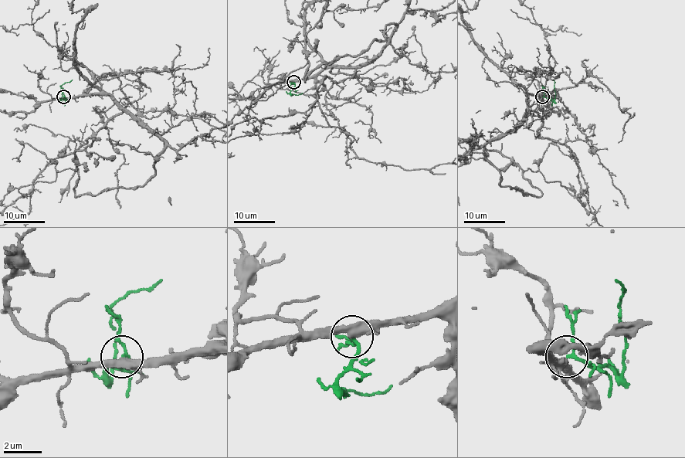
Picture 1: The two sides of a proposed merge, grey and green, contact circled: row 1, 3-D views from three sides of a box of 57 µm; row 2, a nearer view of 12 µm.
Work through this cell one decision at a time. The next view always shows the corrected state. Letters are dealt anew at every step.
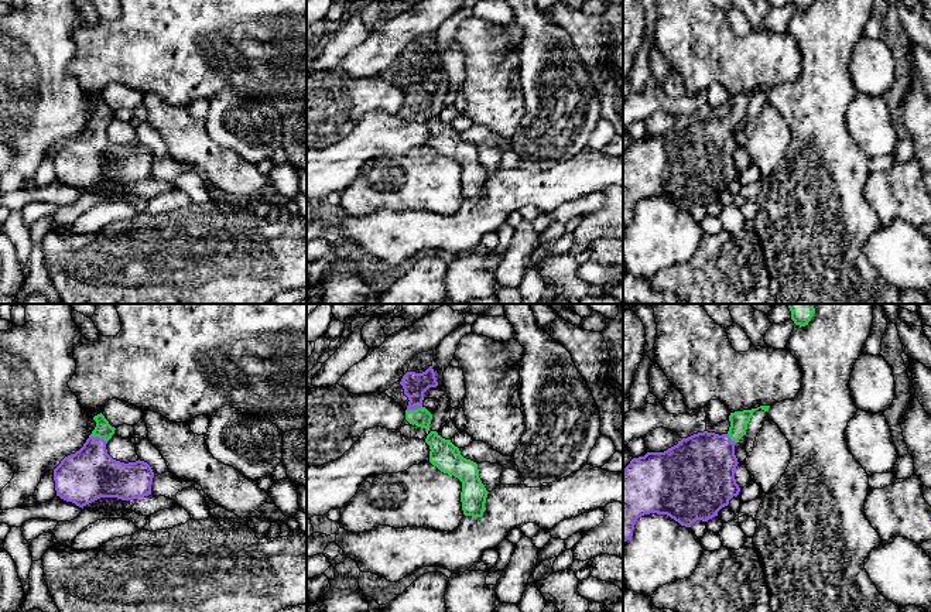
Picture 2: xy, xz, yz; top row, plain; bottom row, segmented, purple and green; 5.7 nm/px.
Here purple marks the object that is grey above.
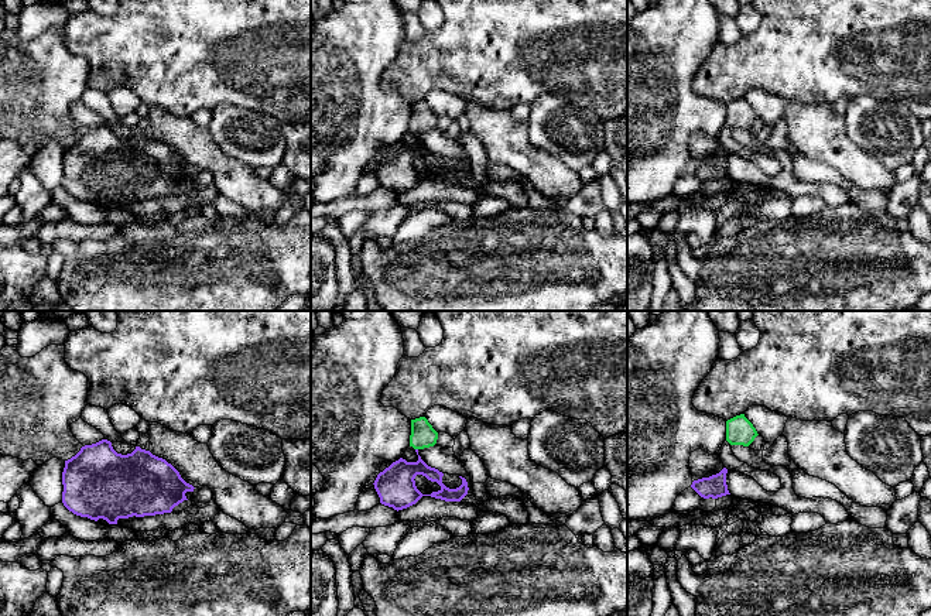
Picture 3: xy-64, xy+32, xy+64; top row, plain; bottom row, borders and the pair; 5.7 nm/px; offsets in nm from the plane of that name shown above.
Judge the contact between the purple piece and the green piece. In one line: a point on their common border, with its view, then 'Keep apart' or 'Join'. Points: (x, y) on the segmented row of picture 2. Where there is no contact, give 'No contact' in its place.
Touches purple at xy (98, 437). Join

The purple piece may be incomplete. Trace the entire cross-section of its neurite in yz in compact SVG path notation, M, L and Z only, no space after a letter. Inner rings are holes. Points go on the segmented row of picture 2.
M760 406L752 410L730 413L730 427L726 434L698 432L682 438L677 445L664 452L647 452L644 457L633 458L623 469L623 541L631 539L637 519L644 514L667 514L685 527L691 527L696 520L708 522L718 516L718 512L728 506L729 500L740 492L735 479L735 469L739 464L735 455L735 445L746 434L753 413L759 408L769 411L769 407Z

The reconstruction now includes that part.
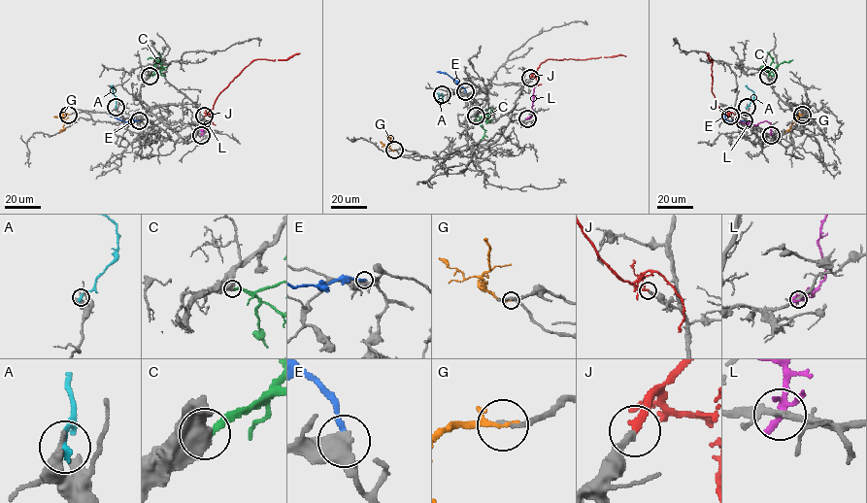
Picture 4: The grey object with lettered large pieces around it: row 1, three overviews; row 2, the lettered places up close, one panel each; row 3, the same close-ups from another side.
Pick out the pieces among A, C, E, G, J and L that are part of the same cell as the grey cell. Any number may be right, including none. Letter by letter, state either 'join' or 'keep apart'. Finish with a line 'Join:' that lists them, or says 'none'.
A: keep apart
C: join
E: keep apart
G: join
J: join
L: keep apart
Join: C, G, J

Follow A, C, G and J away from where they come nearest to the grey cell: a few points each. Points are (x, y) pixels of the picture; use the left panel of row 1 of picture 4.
A: (116, 107), (116, 99), (111, 85)
C: (150, 76), (160, 70), (161, 62), (155, 58), (148, 59)
G: (68, 114), (63, 116), (63, 129), (59, 133)
J: (204, 116), (212, 109), (217, 95), (253, 60), (288, 59), (299, 52)

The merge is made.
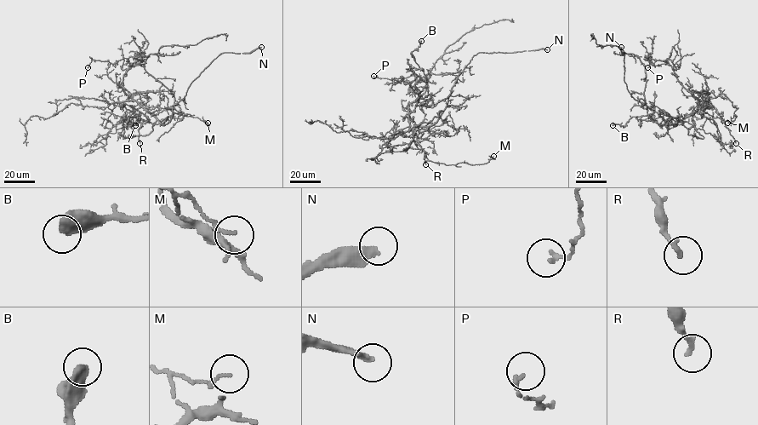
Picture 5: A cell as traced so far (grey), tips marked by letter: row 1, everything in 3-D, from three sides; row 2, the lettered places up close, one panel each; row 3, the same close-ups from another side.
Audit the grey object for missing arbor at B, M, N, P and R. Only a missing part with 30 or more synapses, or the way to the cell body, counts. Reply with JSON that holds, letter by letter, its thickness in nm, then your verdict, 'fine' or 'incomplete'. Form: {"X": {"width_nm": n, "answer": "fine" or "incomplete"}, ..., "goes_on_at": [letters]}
{"B": {"width_nm": 550, "answer": "fine"}, "M": {"width_nm": 160, "answer": "fine"}, "N": {"width_nm": 260, "answer": "incomplete"}, "P": {"width_nm": 130, "answer": "fine"}, "R": {"width_nm": 190, "answer": "fine"}, "goes_on_at": ["N"]}

